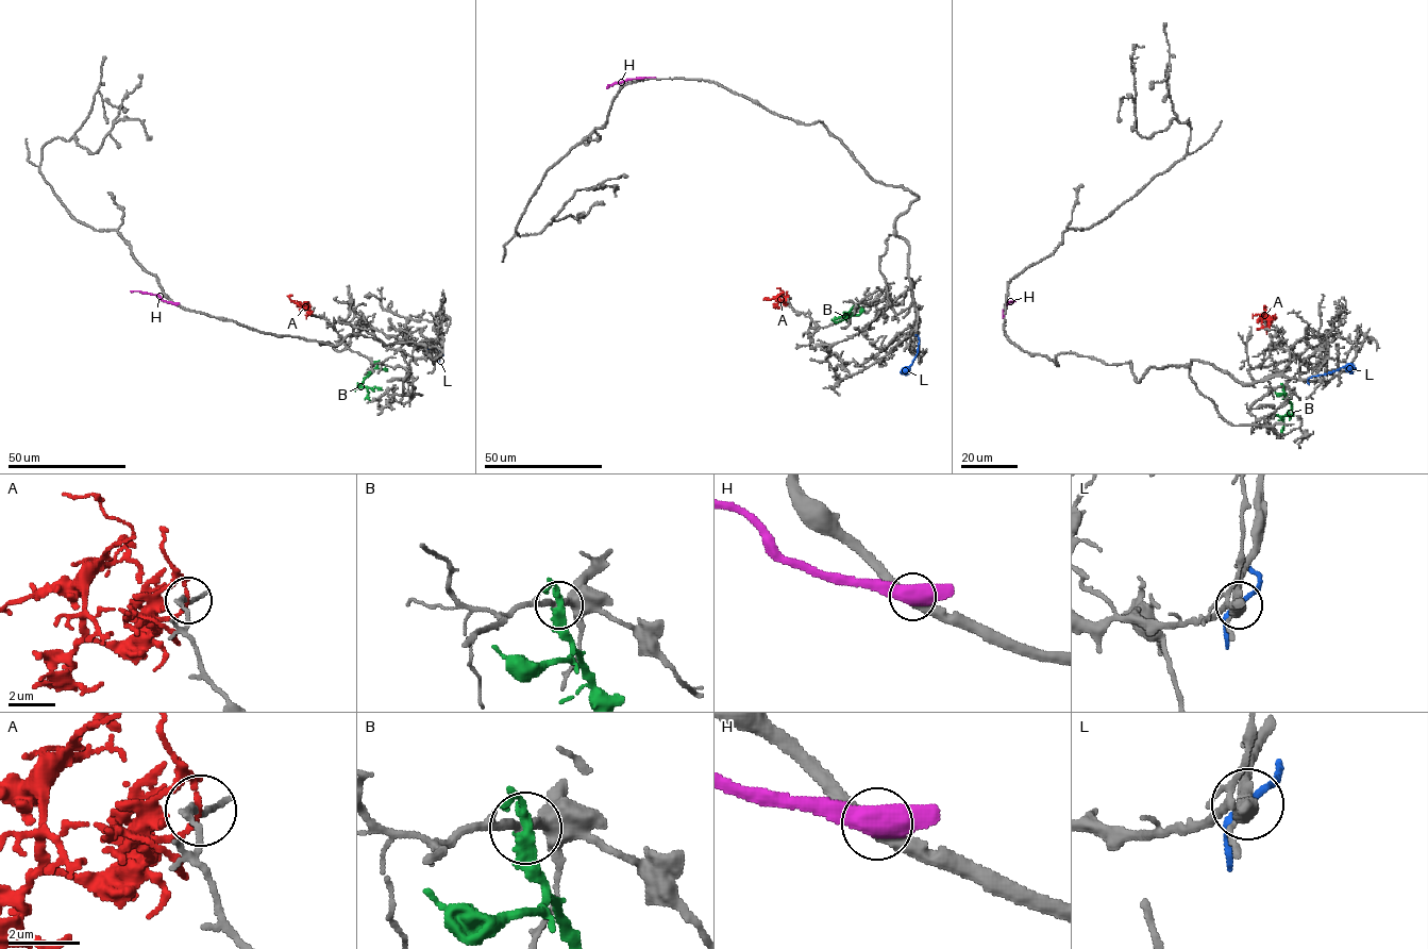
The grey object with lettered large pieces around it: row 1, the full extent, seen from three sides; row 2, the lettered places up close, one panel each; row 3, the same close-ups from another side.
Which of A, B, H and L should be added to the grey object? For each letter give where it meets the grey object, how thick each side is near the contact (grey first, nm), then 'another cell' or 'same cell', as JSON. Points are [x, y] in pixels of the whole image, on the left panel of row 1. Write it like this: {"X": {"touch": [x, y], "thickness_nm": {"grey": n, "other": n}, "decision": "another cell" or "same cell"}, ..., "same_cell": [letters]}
{"A": {"touch": [313, 312], "thickness_nm": {"grey": 150, "other": 130}, "decision": "another cell"}, "B": {"touch": [376, 363], "thickness_nm": {"grey": 280, "other": 400}, "decision": "another cell"}, "H": {"touch": [175, 304], "thickness_nm": {"grey": 420, "other": 500}, "decision": "another cell"}, "L": {"touch": [440, 356], "thickness_nm": {"grey": 240, "other": 200}, "decision": "another cell"}, "same_cell": []}

